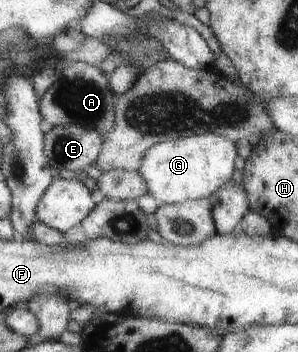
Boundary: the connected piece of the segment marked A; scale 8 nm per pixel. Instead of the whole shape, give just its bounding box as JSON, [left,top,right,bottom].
[39,61,118,138]

